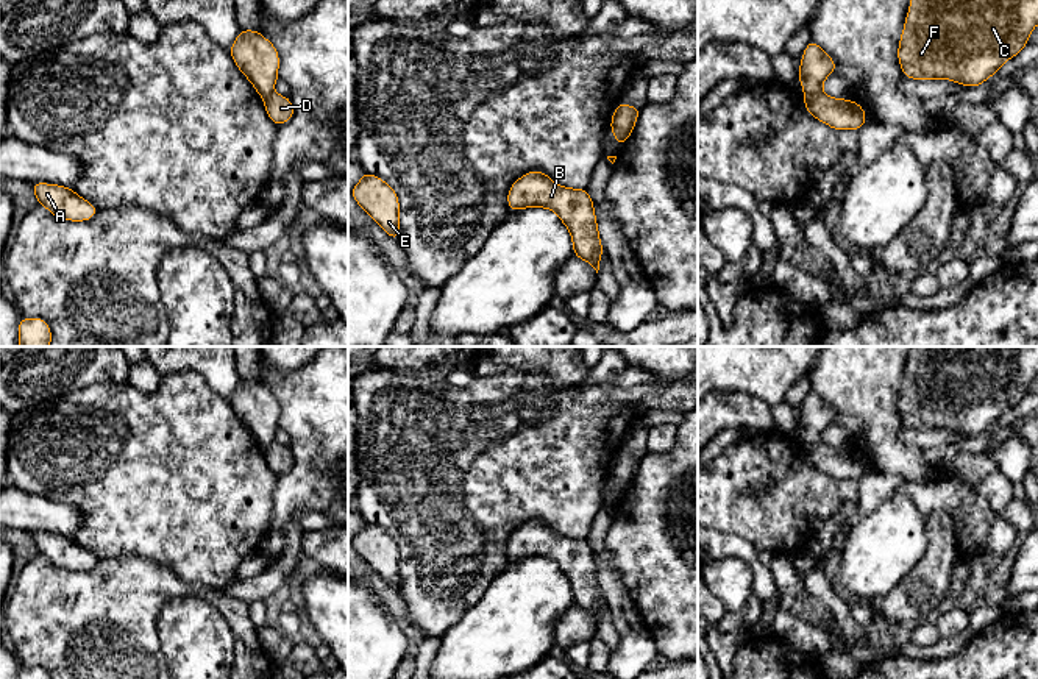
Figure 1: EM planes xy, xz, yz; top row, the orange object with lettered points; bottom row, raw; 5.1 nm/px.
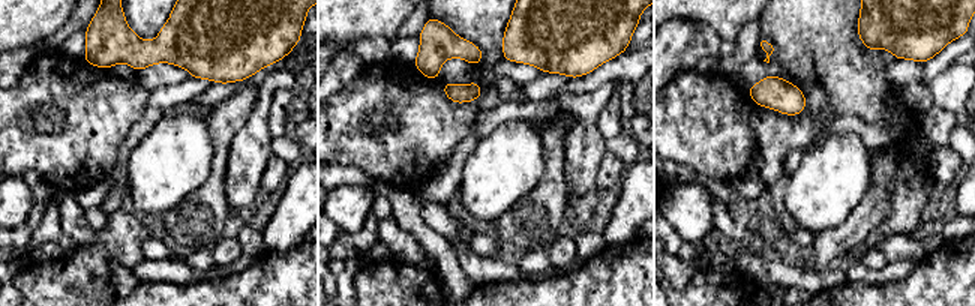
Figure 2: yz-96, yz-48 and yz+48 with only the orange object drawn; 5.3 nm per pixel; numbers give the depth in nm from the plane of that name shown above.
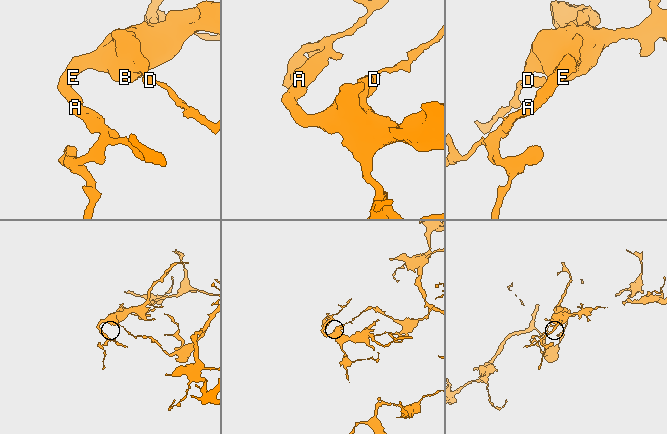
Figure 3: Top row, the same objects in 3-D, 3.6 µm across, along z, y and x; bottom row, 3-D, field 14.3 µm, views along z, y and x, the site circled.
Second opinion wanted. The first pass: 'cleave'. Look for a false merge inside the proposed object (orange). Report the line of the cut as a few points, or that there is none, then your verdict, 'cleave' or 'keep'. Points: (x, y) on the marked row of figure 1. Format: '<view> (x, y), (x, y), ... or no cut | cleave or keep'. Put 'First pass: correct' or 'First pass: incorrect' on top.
First pass: correct
yz (821, 91), (804, 97) | cleave

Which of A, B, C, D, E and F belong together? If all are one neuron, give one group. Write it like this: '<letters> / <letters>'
A B C E F / D

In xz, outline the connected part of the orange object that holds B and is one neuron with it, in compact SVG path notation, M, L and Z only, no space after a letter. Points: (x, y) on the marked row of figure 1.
M531 170L512 183L507 204L510 212L526 208L556 212L571 236L573 254L587 261L598 273L604 248L587 189L559 186L542 170Z

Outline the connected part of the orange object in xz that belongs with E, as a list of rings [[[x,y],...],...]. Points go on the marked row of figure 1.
[[[364,173],[350,190],[356,203],[390,236],[400,239],[400,201],[398,195],[382,178]]]

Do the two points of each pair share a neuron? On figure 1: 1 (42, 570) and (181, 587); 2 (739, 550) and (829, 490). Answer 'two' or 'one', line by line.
1: one
2: two

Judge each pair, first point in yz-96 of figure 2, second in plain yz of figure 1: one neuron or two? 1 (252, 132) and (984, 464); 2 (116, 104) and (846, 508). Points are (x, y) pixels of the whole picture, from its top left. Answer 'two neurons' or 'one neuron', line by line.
1: one neuron
2: two neurons

